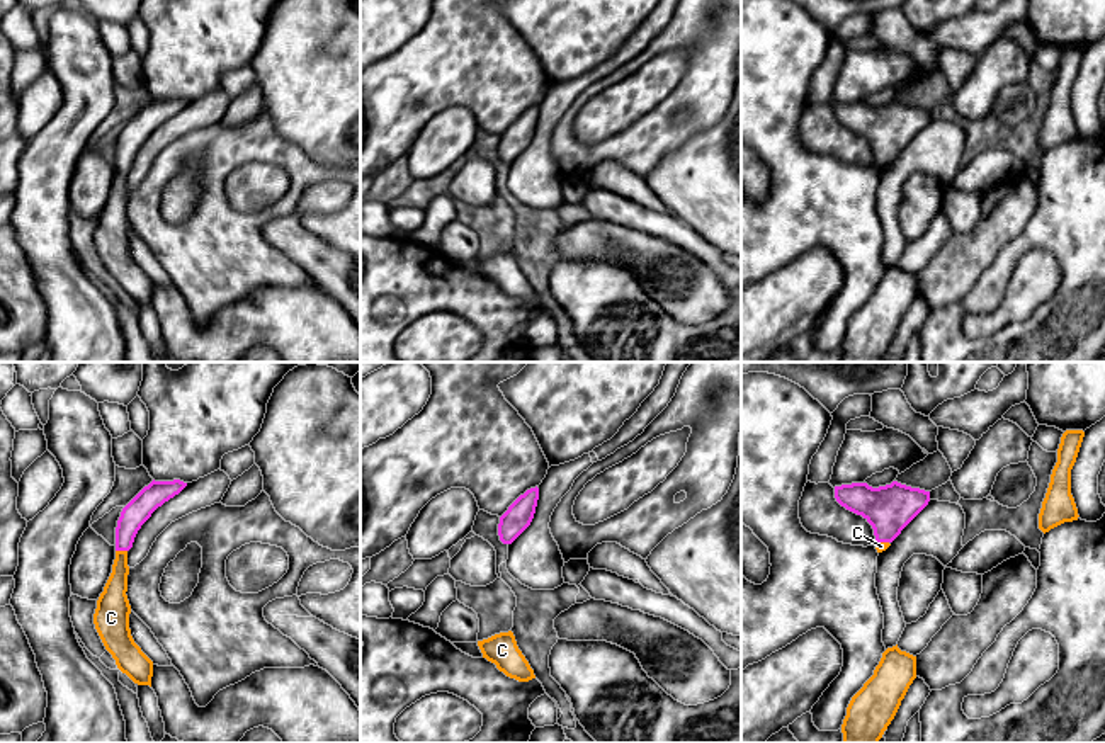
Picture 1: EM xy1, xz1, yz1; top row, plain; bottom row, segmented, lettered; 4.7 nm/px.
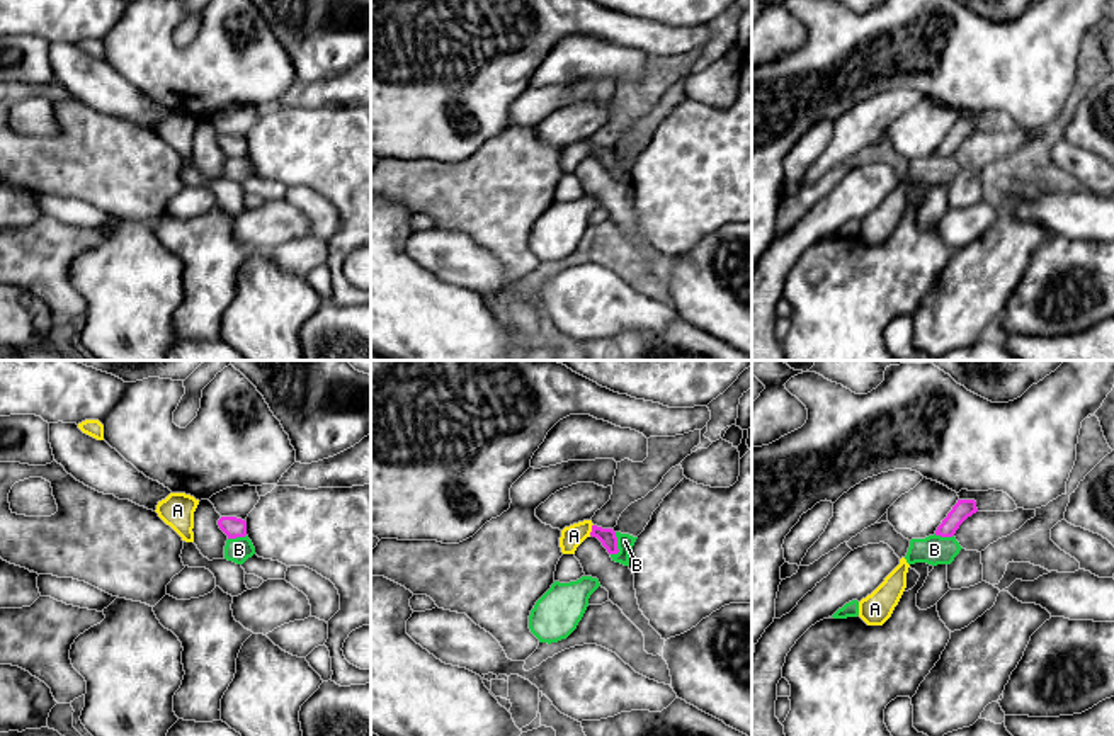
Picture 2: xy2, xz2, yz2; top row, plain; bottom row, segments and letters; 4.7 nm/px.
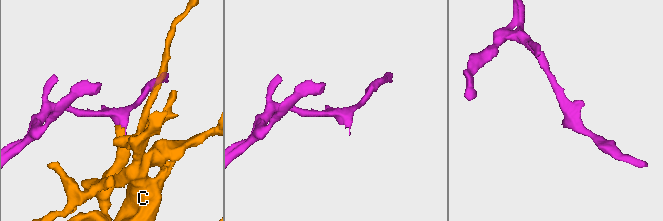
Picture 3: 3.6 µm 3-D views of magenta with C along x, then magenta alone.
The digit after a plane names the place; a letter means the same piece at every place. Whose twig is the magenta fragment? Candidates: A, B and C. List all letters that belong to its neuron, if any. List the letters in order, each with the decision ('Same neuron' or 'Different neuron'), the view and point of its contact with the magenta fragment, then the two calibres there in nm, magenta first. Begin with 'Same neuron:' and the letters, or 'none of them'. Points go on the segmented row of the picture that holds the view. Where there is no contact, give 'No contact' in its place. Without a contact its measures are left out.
Same neuron: C
A: Different neuron. Touches magenta at xz2 (592, 529). Thickness 80 nm (magenta) against 100 nm
B: Different neuron. Touches magenta at xz2 (616, 546). Thickness 80 nm (magenta) against 80 nm
C: Same neuron. Touches magenta at xy1 (121, 550). Thickness 120 nm (magenta) against 140 nm

